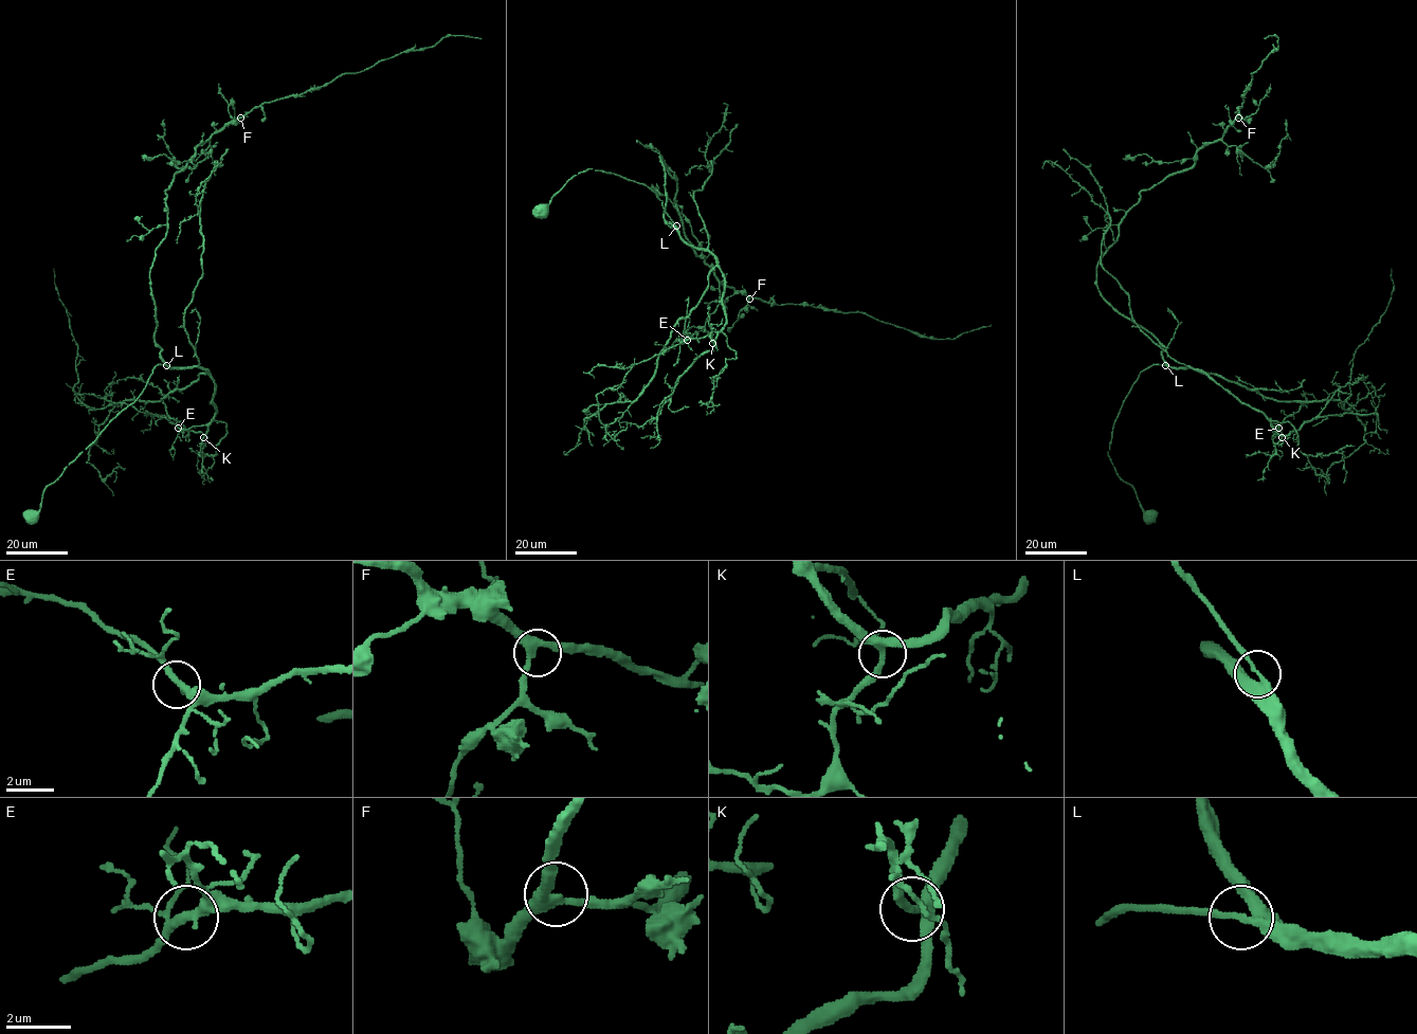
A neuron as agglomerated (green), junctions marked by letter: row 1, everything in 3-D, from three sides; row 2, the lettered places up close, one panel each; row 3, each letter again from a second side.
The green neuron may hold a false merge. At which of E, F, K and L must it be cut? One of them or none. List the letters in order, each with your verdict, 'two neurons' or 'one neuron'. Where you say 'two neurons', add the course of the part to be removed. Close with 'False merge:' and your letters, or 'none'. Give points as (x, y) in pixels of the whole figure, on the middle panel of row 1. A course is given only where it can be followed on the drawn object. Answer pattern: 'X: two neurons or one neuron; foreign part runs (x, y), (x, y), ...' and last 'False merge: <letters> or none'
E: one neuron
F: one neuron
K: one neuron
L: one neuron
False merge: none

